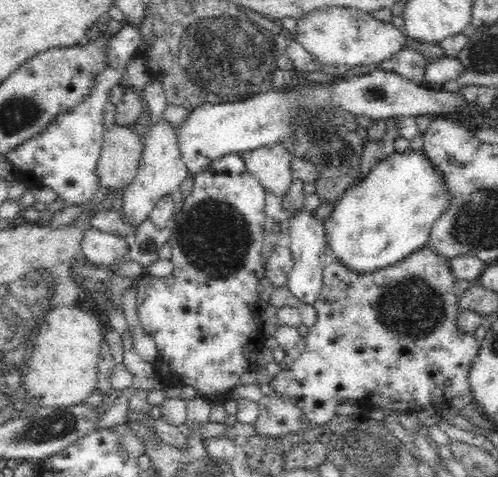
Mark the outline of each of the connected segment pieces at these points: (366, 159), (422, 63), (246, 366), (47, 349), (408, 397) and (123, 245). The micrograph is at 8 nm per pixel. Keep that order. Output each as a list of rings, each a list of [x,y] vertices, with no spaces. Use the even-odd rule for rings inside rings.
[[[398,116],[392,117],[392,119],[385,120],[387,132],[384,134],[384,138],[365,144],[359,166],[359,179],[356,179],[352,185],[358,184],[378,161],[384,160],[384,158],[396,152],[394,141],[399,136],[398,122],[400,122],[400,118]]]
[[[404,47],[392,58],[384,60],[377,66],[386,71],[398,73],[398,75],[411,80],[419,85],[425,85],[424,68],[426,68],[427,58],[417,50]]]
[[[228,153],[216,160],[213,160],[204,172],[193,175],[193,190],[183,202],[180,212],[175,214],[173,224],[168,231],[167,239],[171,244],[172,254],[170,256],[173,262],[173,273],[166,278],[156,278],[152,275],[143,275],[137,282],[136,310],[142,324],[144,332],[152,336],[158,350],[157,360],[154,362],[157,377],[162,380],[168,380],[168,386],[191,386],[202,395],[220,395],[231,391],[236,385],[240,385],[242,374],[250,370],[250,356],[256,355],[262,348],[263,341],[266,338],[262,331],[262,320],[260,319],[258,297],[258,284],[265,277],[265,267],[261,262],[261,250],[264,246],[265,223],[269,220],[264,212],[264,198],[266,198],[266,189],[261,182],[252,174],[246,172],[246,165],[241,153]]]
[[[78,305],[50,308],[36,334],[29,367],[24,372],[27,399],[56,409],[84,403],[96,390],[104,329],[100,316],[85,312]]]
[[[426,247],[414,251],[410,256],[396,264],[378,269],[374,272],[358,273],[350,271],[344,263],[340,263],[338,259],[335,259],[331,264],[324,267],[322,288],[316,302],[312,304],[317,312],[318,320],[316,320],[316,324],[309,327],[308,336],[302,337],[301,340],[298,340],[294,348],[286,351],[285,360],[279,364],[280,371],[268,384],[278,395],[288,397],[288,399],[304,413],[303,415],[308,418],[310,423],[318,425],[332,420],[332,417],[337,415],[336,408],[338,408],[341,402],[345,400],[359,401],[368,399],[374,407],[385,413],[384,420],[381,421],[385,427],[396,436],[398,440],[402,441],[406,450],[414,457],[414,460],[420,460],[418,449],[414,447],[414,441],[412,441],[412,433],[398,422],[398,414],[418,414],[435,405],[446,408],[454,398],[462,398],[463,401],[466,401],[466,404],[475,402],[469,382],[469,371],[478,355],[480,343],[473,334],[462,333],[457,326],[457,315],[461,312],[458,308],[457,299],[460,297],[461,292],[454,287],[456,282],[457,280],[454,278],[449,265],[449,259],[440,256],[436,251],[432,252],[430,248]]]
[[[97,228],[84,230],[80,247],[81,252],[91,264],[108,267],[122,260],[128,254],[130,242],[128,238],[113,235]]]

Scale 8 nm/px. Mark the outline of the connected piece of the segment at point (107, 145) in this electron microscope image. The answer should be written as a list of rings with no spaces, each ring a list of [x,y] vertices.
[[[115,124],[103,134],[96,173],[101,189],[114,192],[128,186],[137,174],[143,142],[136,130]]]

